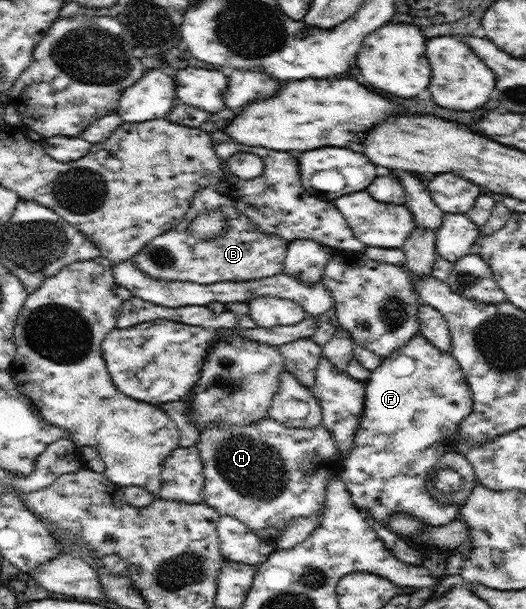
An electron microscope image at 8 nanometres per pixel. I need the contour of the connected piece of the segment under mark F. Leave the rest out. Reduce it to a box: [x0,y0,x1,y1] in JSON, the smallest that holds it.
[339,332,473,527]

